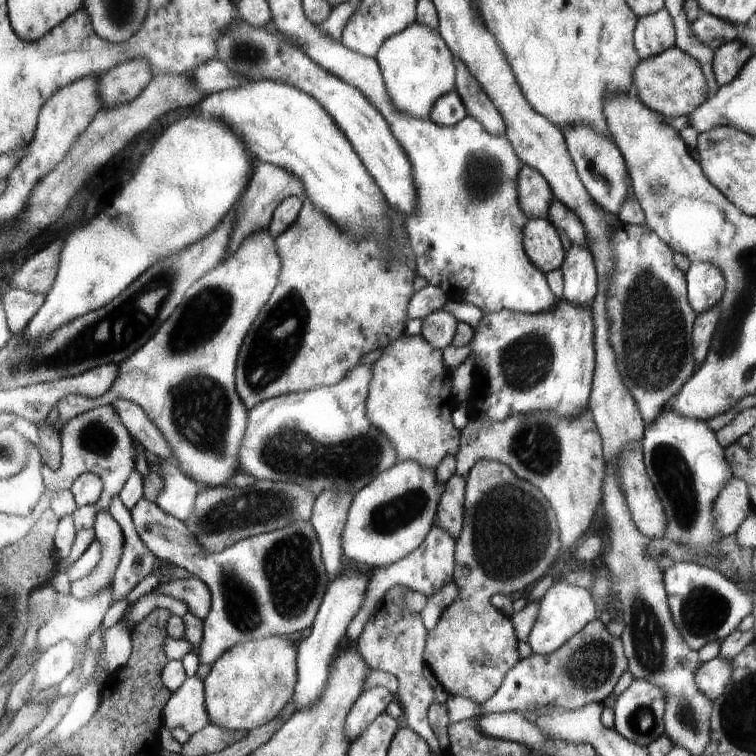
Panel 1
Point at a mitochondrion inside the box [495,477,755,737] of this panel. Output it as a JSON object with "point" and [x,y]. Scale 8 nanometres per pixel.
{"point":[704,611]}

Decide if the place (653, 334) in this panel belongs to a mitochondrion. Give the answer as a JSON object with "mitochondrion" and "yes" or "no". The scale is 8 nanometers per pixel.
{"mitochondrion":"yes"}

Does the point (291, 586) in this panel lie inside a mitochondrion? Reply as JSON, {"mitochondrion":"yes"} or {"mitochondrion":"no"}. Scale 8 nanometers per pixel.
{"mitochondrion":"yes"}

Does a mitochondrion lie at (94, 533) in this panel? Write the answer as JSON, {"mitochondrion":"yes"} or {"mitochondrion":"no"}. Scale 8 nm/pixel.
{"mitochondrion":"no"}

